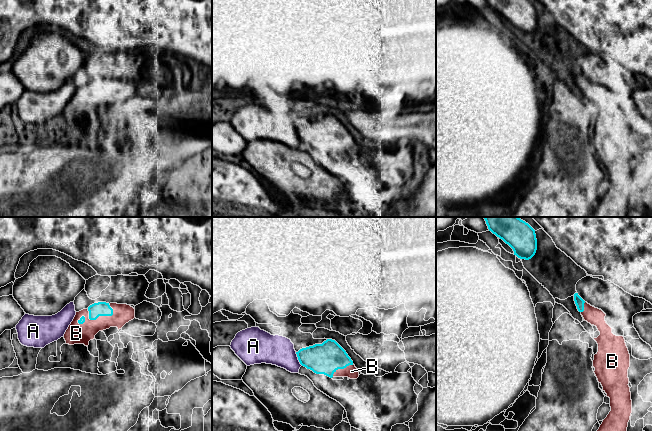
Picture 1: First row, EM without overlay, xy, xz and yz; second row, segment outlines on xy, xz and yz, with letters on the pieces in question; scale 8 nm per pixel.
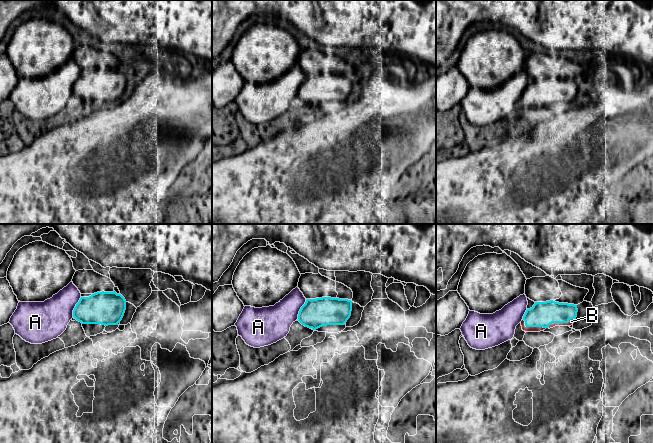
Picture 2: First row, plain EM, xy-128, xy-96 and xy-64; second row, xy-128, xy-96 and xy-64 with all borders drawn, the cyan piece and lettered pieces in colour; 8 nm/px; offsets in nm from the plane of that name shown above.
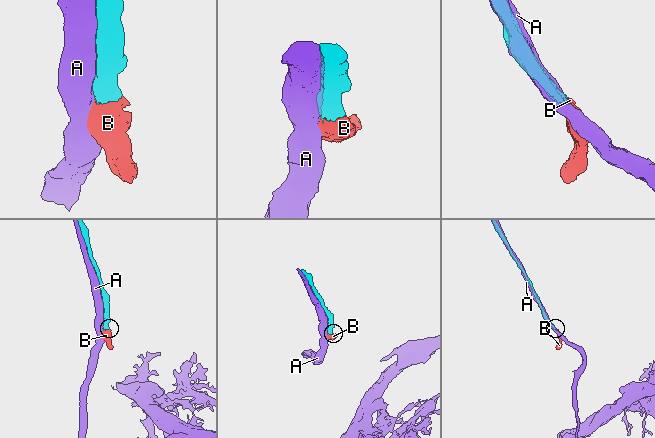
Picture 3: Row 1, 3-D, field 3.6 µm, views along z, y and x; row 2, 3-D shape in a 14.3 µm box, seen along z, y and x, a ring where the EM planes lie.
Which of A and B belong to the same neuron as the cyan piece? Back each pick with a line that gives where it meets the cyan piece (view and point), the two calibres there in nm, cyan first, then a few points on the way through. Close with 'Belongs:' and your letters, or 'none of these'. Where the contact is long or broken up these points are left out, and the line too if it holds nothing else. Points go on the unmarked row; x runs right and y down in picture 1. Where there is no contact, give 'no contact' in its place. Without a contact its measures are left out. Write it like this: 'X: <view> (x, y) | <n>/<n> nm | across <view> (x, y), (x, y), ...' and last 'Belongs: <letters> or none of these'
B: xy (96, 94) | 110/160 nm | across xy (98, 85), (96, 94), (76, 109)
Belongs: B

